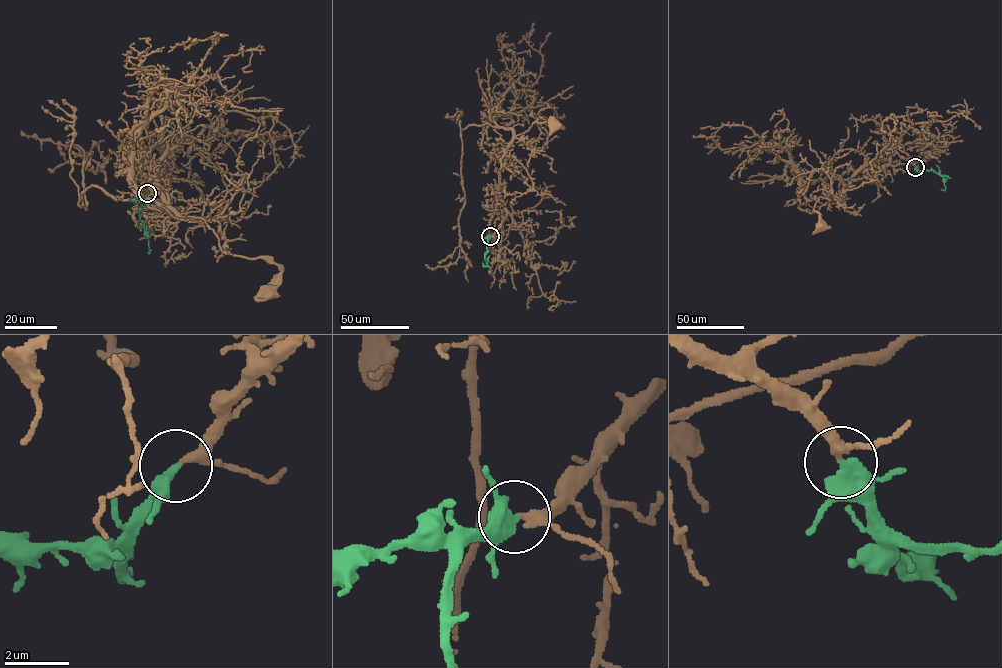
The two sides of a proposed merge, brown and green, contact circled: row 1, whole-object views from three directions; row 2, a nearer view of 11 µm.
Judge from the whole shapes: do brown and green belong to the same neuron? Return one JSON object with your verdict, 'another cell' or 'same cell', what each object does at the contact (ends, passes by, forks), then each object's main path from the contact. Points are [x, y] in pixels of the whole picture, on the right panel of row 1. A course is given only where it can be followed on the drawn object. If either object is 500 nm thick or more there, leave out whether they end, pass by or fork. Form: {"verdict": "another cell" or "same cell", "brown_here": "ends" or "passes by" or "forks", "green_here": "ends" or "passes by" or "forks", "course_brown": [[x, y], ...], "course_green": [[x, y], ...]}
{"verdict": "same cell", "brown_here": "passes by", "green_here": "passes by", "course_brown": [[915, 166], [894, 150], [884, 150], [838, 193], [818, 197], [814, 213], [812, 210], [819, 214], [821, 227]], "course_green": [[915, 166], [918, 170], [934, 170], [942, 177], [945, 189], [941, 189]]}

